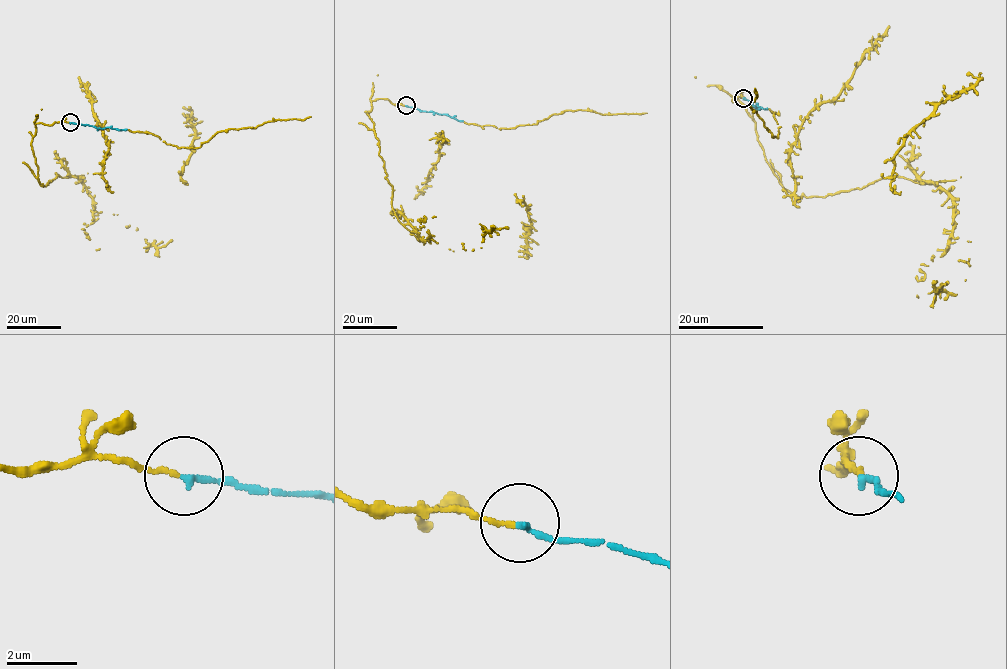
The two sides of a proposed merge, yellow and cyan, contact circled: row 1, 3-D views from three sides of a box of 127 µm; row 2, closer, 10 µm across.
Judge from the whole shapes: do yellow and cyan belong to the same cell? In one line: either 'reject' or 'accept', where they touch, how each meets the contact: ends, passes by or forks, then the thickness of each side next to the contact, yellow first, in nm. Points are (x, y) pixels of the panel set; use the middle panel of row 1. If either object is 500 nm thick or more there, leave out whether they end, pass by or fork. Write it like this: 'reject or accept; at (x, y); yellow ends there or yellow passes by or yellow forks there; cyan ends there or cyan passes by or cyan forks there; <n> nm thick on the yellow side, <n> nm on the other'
accept; at (406, 105); yellow ends there; cyan ends there; 130 nm thick on the yellow side, 190 nm on the other

